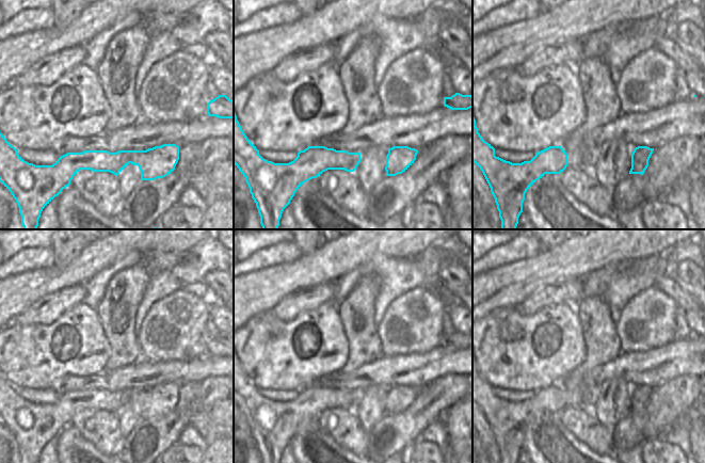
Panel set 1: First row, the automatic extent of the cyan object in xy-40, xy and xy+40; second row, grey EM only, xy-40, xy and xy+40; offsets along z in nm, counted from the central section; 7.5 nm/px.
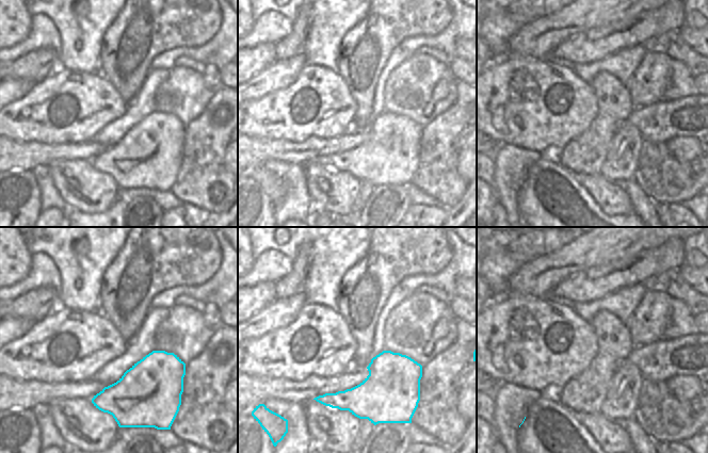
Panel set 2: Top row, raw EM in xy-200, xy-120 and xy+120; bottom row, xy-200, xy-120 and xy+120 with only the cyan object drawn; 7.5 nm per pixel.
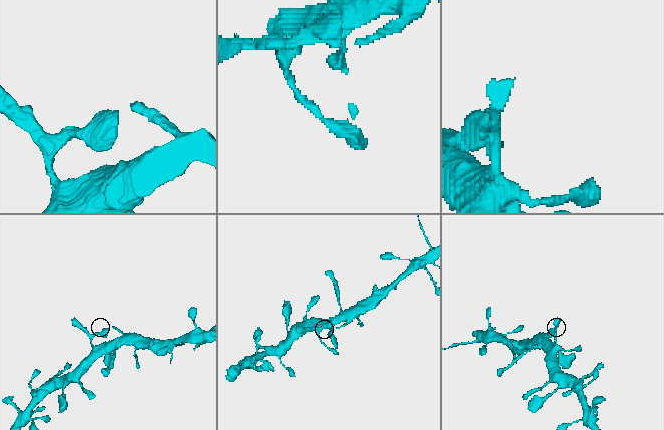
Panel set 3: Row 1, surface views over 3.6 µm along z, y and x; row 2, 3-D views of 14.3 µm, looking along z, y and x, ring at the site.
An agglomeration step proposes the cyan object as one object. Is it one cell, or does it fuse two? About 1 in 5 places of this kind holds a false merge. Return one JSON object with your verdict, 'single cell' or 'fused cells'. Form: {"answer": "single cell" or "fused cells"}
{"answer": "single cell"}

